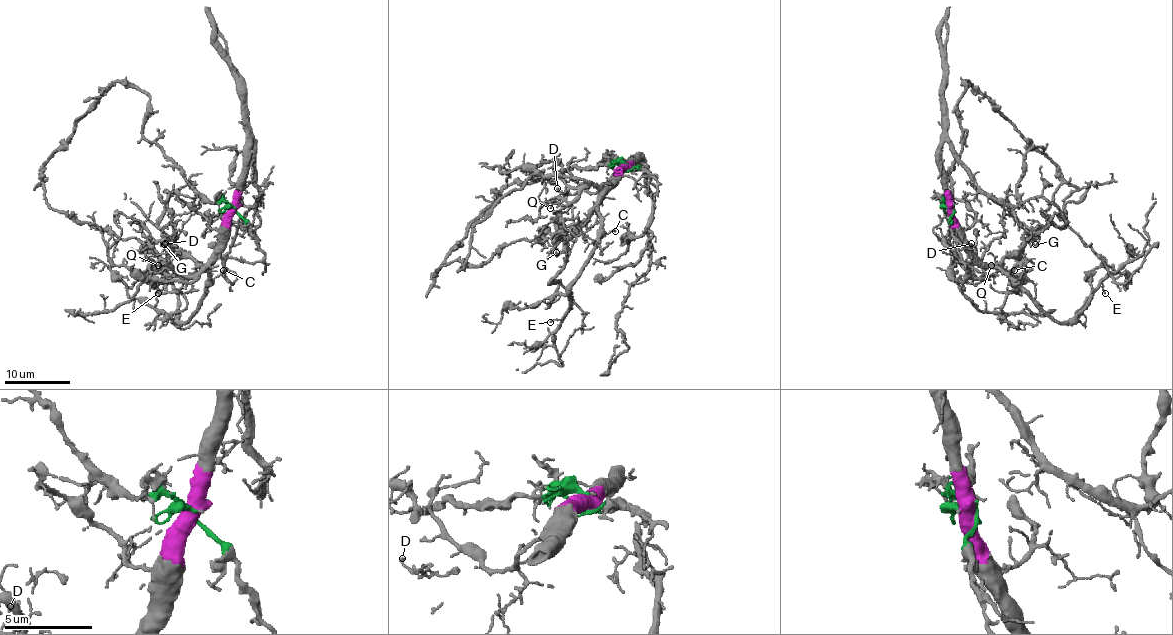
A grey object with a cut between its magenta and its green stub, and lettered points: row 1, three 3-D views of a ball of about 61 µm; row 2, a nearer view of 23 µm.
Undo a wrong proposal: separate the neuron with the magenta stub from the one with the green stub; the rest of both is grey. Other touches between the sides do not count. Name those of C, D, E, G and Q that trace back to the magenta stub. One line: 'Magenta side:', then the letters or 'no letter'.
Magenta side: C, D, E, G, Q

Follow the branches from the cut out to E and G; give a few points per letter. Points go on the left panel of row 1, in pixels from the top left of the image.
E: (233, 208), (218, 251), (207, 263), (207, 294), (187, 321), (179, 321), (179, 292), (169, 283), (157, 292)
G: (233, 208), (218, 251), (207, 263), (180, 251), (169, 236), (164, 245)

